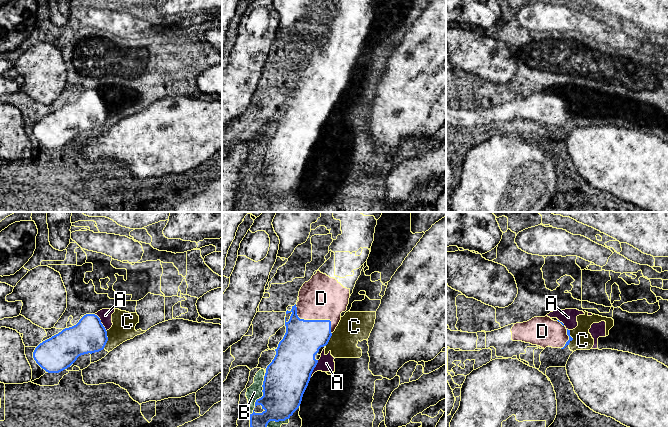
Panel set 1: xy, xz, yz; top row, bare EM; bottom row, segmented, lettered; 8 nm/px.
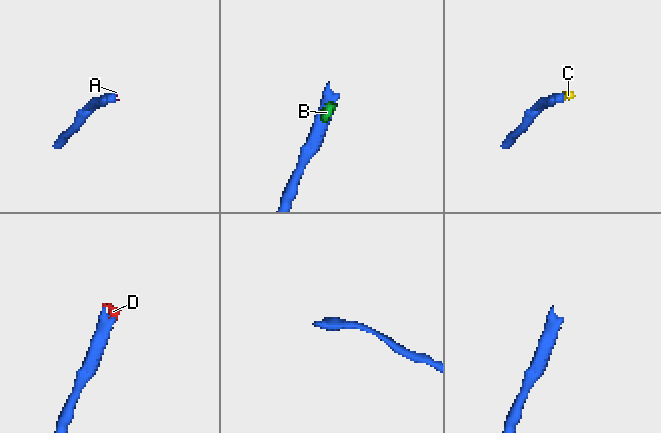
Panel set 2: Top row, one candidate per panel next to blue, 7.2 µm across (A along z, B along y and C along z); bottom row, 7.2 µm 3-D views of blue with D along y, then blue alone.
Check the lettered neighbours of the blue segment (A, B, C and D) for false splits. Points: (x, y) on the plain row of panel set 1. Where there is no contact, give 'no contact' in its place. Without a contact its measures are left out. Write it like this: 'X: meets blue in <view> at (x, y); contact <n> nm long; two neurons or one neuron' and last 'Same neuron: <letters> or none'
A: meets blue in xy at (100, 98); contact 170 nm long; two neurons
B: meets blue in xz at (262, 172); contact 340 nm long; two neurons
C: meets blue in xy at (107, 116); contact 150 nm long; two neurons
D: meets blue in xz at (315, 96); contact 380 nm long; one neuron
Same neuron: D

